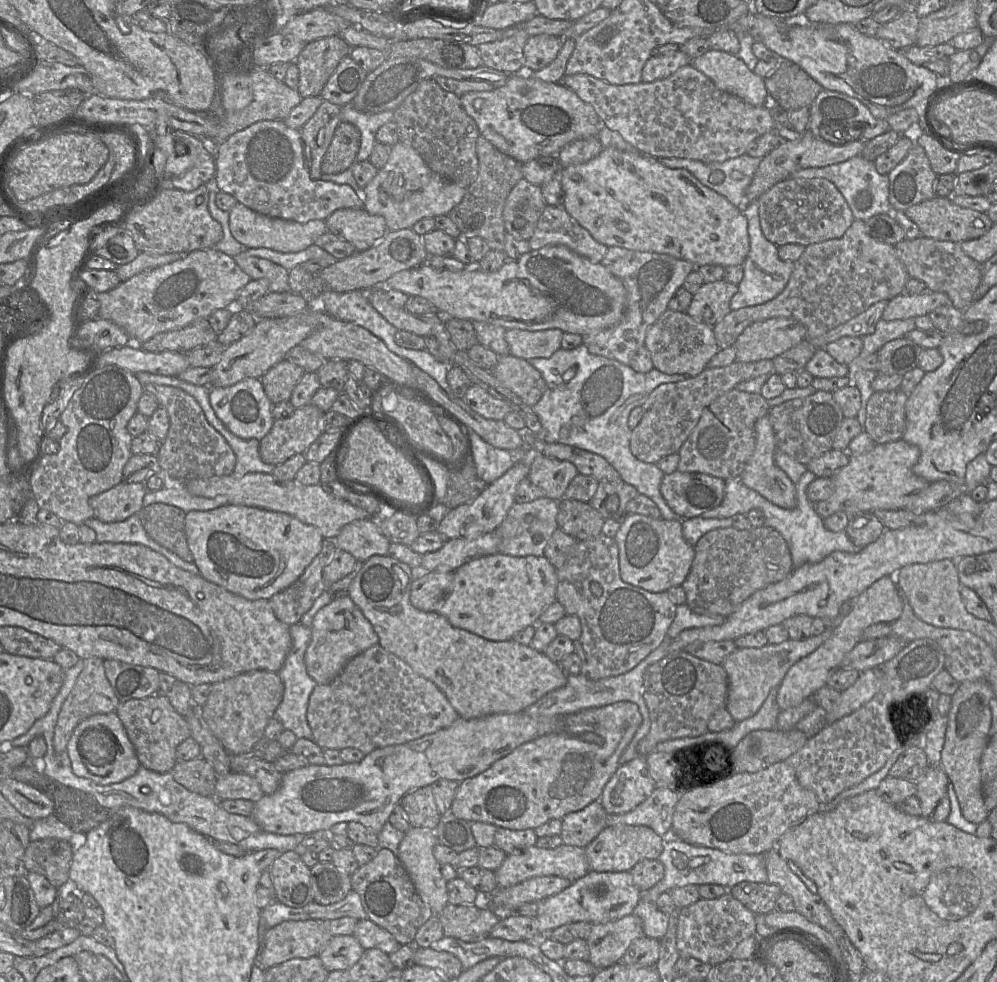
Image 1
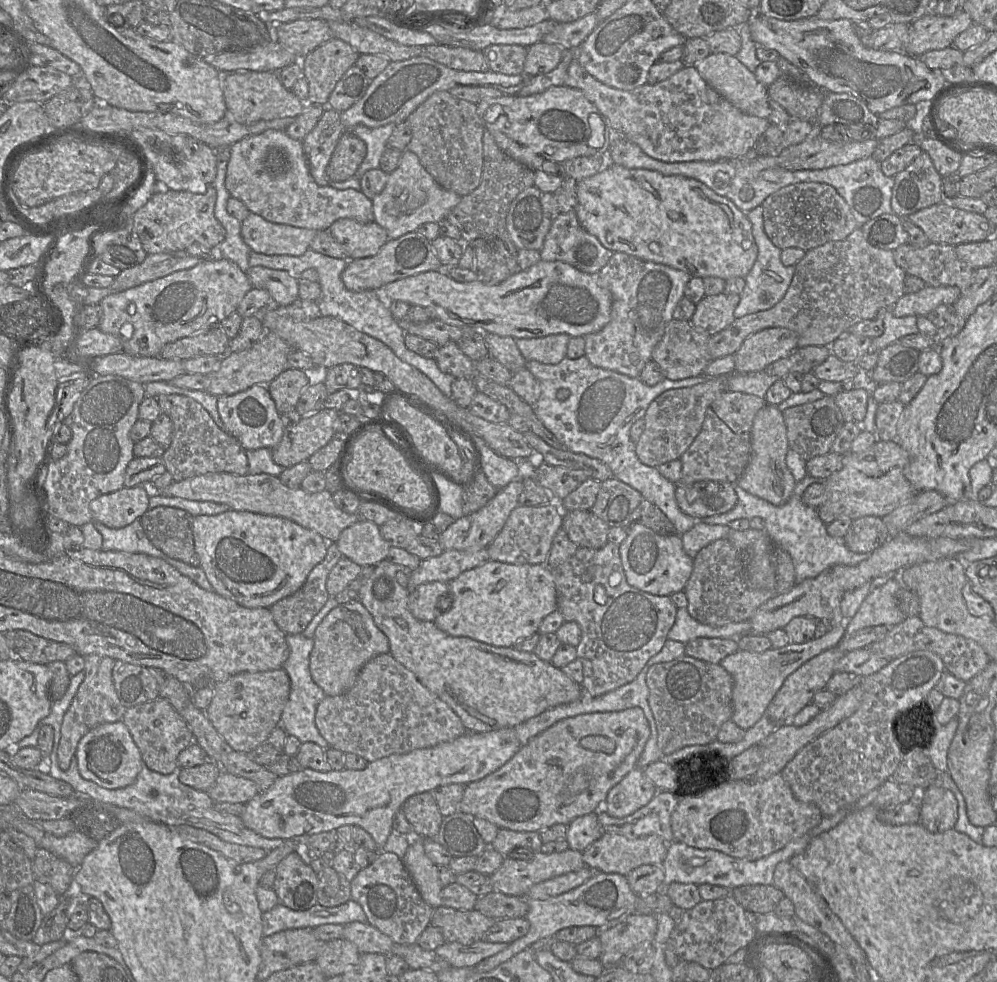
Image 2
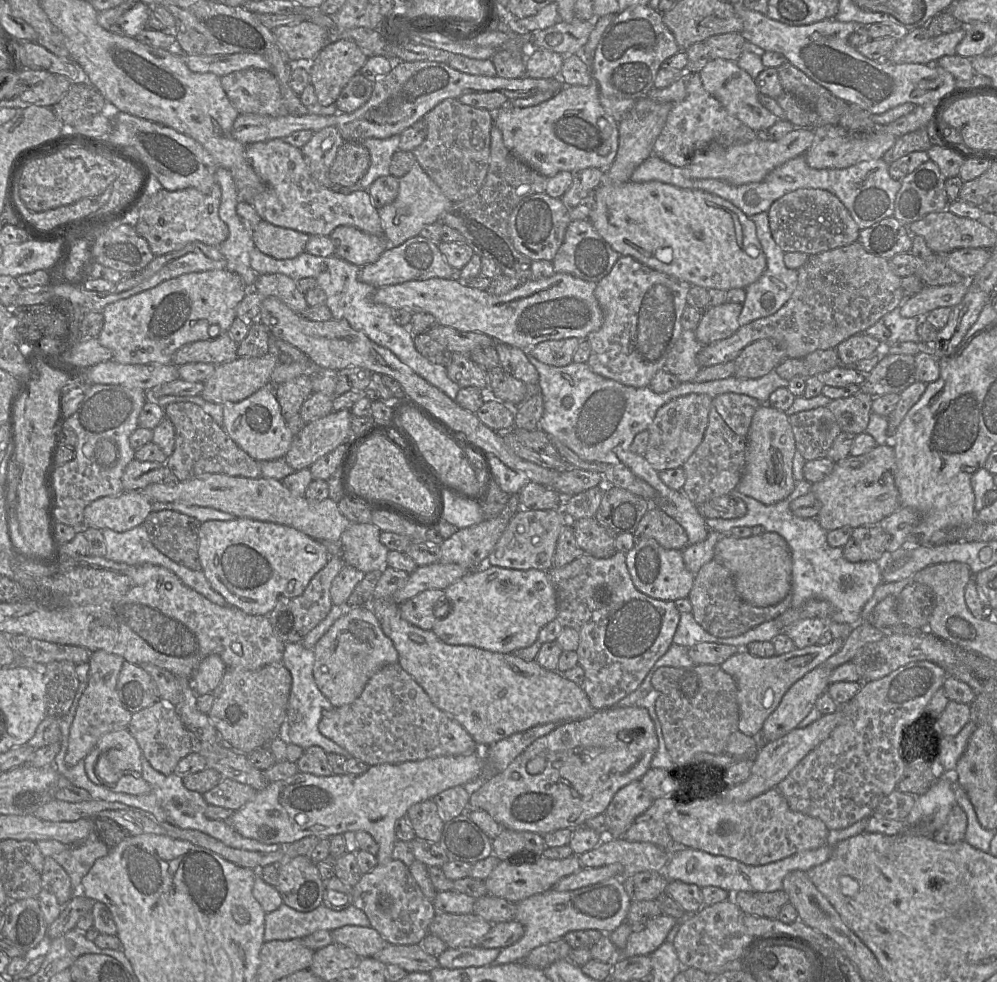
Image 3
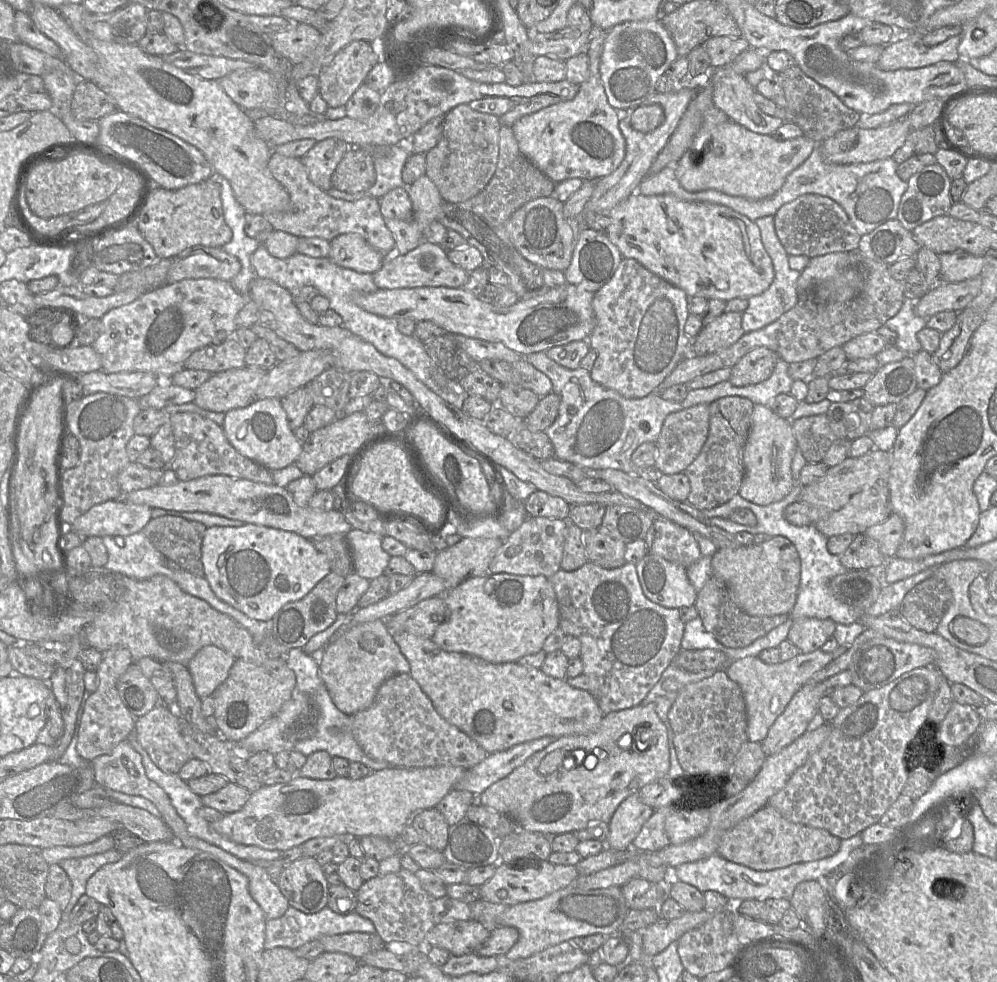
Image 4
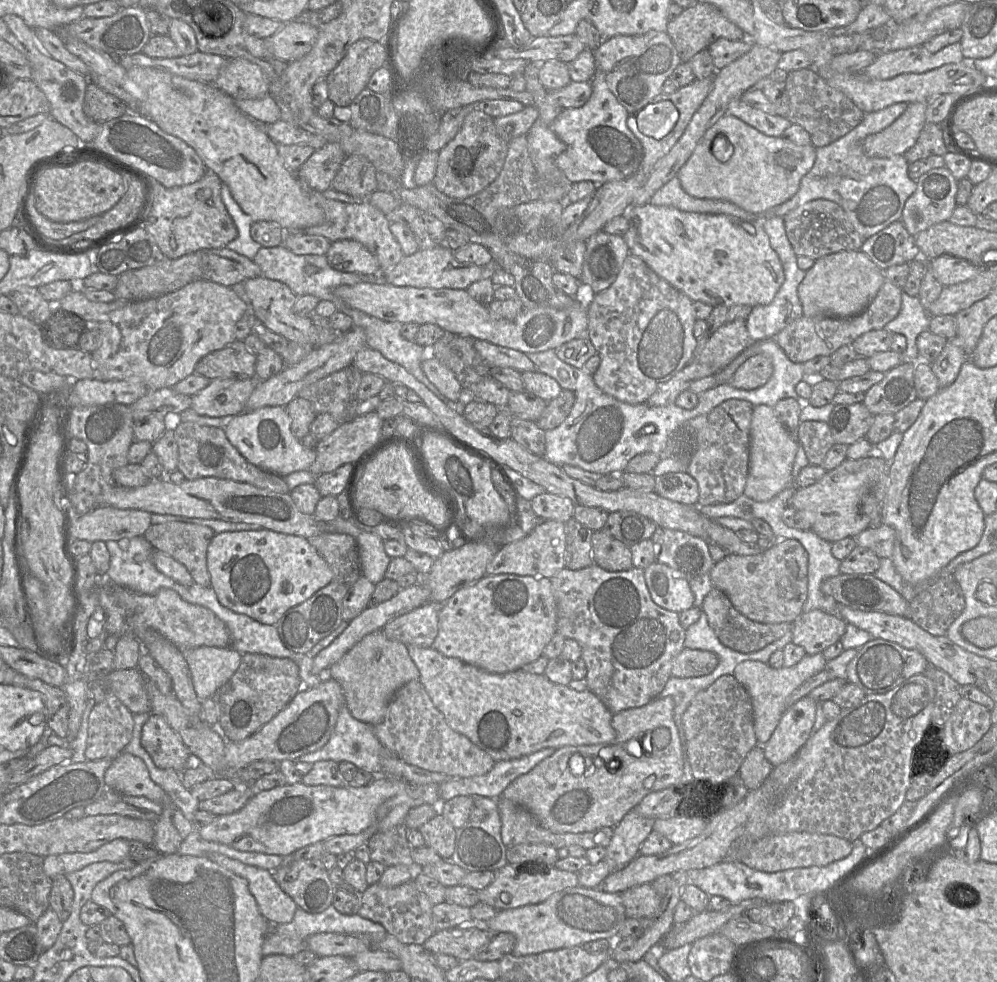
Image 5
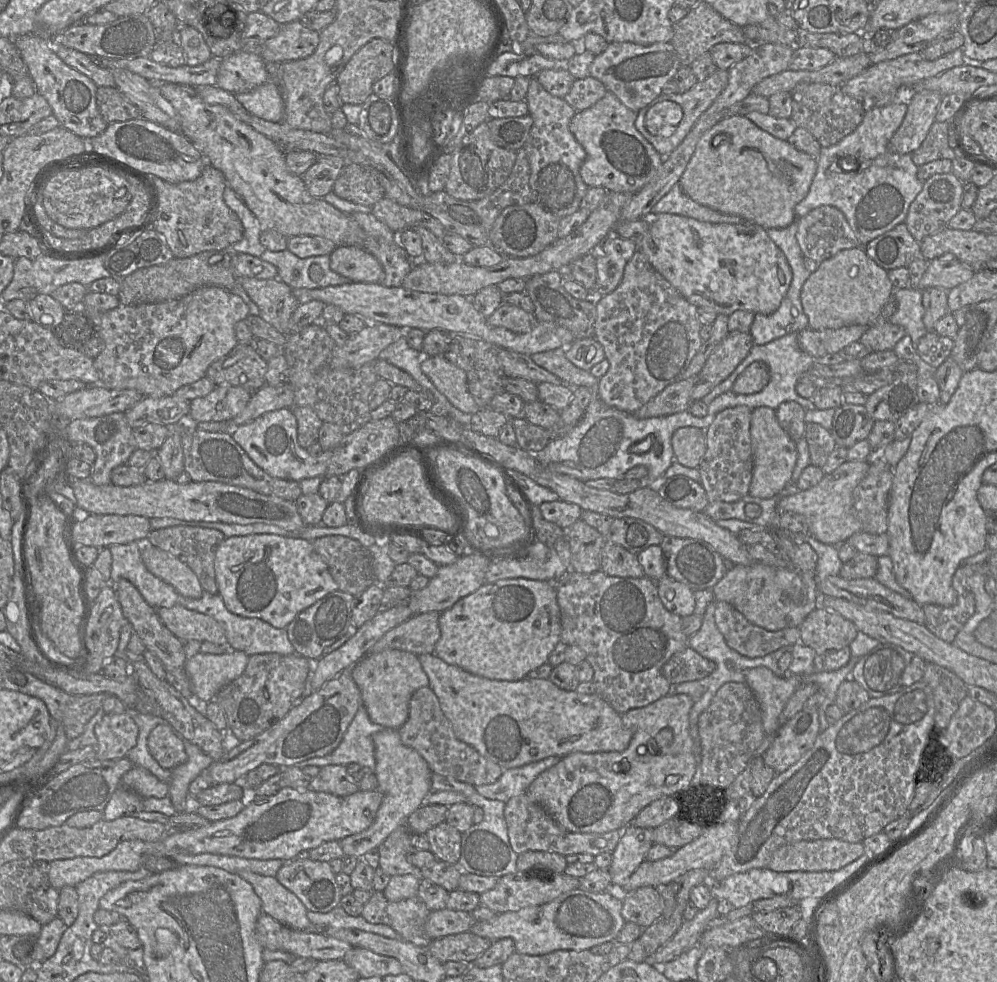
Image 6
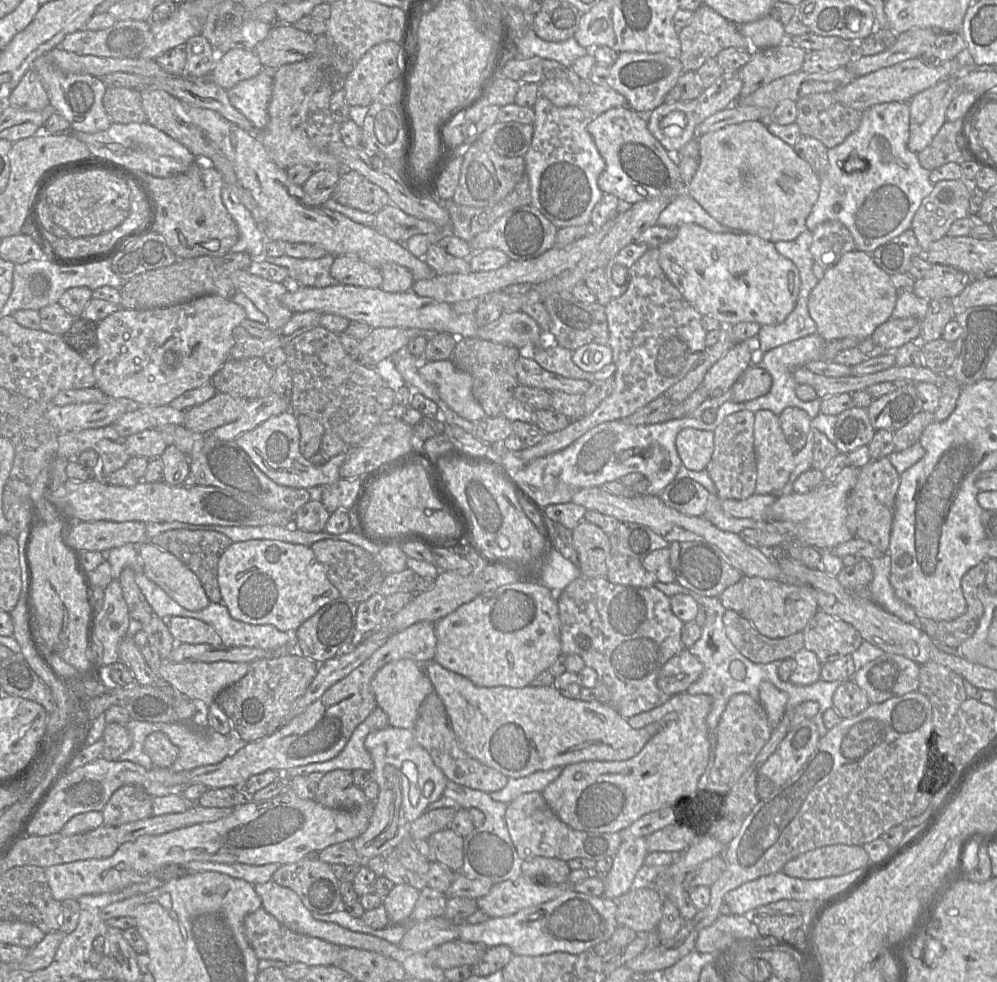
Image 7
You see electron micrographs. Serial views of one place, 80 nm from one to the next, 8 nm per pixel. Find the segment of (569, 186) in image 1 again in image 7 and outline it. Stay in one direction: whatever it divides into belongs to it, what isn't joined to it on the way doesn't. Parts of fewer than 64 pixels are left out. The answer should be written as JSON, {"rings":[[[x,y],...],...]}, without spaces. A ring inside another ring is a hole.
{"rings":[[[694,224],[677,227],[676,236],[658,247],[659,264],[668,280],[701,316],[718,320],[730,328],[739,322],[776,325],[783,322],[795,308],[801,278],[791,260],[782,256],[774,243],[749,233],[716,233]]]}

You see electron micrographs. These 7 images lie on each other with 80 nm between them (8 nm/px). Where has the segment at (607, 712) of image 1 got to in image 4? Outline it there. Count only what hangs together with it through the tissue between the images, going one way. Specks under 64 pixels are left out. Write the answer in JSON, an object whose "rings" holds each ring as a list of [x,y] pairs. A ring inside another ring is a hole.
{"rings":[[[650,702],[646,705],[640,704],[632,708],[604,714],[598,729],[592,733],[554,738],[547,747],[531,755],[524,764],[513,770],[508,776],[489,786],[483,793],[477,796],[477,801],[491,810],[508,816],[521,829],[530,832],[546,836],[575,832],[585,829],[594,822],[602,821],[609,823],[618,806],[629,795],[639,792],[646,784],[668,777],[670,764],[668,729],[656,712],[655,703]],[[640,727],[651,730],[656,737],[655,744],[651,744],[643,751],[635,749],[634,745],[633,749],[623,749],[618,745],[618,740],[624,734],[629,733],[632,737],[635,737]],[[555,750],[577,750],[578,753],[566,757],[564,766],[559,767],[556,771],[549,775],[541,775],[538,772],[541,760],[549,752],[552,753]]]}

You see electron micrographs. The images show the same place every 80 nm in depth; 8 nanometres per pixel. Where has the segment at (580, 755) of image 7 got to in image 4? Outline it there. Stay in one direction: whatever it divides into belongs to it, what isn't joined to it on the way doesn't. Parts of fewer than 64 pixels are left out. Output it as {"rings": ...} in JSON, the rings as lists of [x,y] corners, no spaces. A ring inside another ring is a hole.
{"rings":[[[407,631],[393,633],[392,637],[410,664],[409,675],[420,685],[436,711],[448,723],[476,741],[487,754],[504,751],[545,736],[558,738],[589,734],[598,729],[604,716],[597,701],[587,690],[572,687],[566,679],[553,678],[541,669],[518,662],[496,664],[470,654],[448,652],[432,639]]]}

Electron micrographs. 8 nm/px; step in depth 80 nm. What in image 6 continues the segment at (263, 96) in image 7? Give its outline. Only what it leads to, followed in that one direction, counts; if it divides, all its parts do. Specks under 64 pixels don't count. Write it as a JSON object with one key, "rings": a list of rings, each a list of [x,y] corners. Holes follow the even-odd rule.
{"rings":[[[270,79],[250,92],[236,94],[236,100],[251,114],[269,122],[282,122],[284,102],[276,79]]]}

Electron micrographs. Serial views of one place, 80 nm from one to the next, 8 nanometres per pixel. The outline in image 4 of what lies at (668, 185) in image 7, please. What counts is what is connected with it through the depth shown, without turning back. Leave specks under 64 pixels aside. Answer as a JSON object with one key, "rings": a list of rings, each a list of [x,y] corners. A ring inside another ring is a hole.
{"rings":[[[600,31],[599,35],[588,43],[588,78],[579,84],[578,93],[572,100],[546,106],[535,113],[523,116],[511,126],[522,155],[555,183],[569,178],[592,180],[596,183],[600,178],[617,169],[624,159],[626,143],[619,128],[618,111],[608,102],[599,70],[608,31]]]}

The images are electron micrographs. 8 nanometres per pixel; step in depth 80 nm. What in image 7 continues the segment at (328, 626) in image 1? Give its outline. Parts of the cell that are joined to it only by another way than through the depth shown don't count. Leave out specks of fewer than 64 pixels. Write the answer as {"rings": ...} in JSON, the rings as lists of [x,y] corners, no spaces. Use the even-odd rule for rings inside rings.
{"rings":[[[399,659],[385,664],[373,677],[371,689],[377,707],[386,713],[389,725],[405,729],[414,728],[420,705],[431,692],[434,692],[422,664],[411,659]]]}

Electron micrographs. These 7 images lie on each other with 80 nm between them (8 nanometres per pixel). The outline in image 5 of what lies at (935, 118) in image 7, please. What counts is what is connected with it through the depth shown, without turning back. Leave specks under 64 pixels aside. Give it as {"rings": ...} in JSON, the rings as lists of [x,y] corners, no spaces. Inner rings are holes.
{"rings":[[[927,101],[909,103],[904,113],[891,125],[864,139],[864,154],[875,158],[903,155],[914,146],[927,123],[927,105]]]}

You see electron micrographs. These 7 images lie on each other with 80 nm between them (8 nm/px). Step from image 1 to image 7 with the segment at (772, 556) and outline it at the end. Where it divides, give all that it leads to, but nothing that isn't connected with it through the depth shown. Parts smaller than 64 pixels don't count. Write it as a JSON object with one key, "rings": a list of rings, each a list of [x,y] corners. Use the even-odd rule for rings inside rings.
{"rings":[[[726,609],[722,619],[729,640],[754,663],[767,664],[794,658],[804,648],[802,632],[772,639],[762,635],[749,620],[734,610]]]}

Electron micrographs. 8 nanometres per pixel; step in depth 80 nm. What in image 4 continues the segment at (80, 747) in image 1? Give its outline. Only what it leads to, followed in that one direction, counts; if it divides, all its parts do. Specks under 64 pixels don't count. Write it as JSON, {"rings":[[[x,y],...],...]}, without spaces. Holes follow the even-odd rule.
{"rings":[[[128,739],[121,741],[108,754],[94,758],[90,765],[93,769],[96,785],[128,795],[142,796],[149,799],[161,812],[162,819],[172,830],[175,840],[190,835],[185,821],[179,816],[167,793],[150,780],[142,762],[141,755],[131,746]]]}

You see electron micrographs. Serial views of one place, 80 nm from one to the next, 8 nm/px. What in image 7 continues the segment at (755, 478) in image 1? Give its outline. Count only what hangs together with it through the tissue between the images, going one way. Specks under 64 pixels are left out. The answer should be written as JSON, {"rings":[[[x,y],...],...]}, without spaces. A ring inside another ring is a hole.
{"rings":[[[759,410],[754,413],[753,446],[757,471],[755,494],[777,493],[786,485],[794,469],[795,453],[786,441],[778,416],[769,410]]]}

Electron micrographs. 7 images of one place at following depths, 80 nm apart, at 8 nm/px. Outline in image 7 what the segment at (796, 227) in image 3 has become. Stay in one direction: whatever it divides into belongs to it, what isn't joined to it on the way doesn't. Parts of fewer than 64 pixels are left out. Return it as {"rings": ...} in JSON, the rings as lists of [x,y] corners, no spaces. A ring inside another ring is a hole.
{"rings":[[[828,220],[819,224],[812,231],[811,253],[814,261],[827,270],[856,246],[850,231],[838,220]]]}

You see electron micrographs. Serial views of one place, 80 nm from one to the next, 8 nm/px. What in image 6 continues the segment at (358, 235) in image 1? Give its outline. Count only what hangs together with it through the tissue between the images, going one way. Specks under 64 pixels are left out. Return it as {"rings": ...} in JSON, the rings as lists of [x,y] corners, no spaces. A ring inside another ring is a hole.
{"rings":[[[336,246],[330,254],[332,271],[352,282],[382,283],[384,271],[378,260],[364,248]]]}

